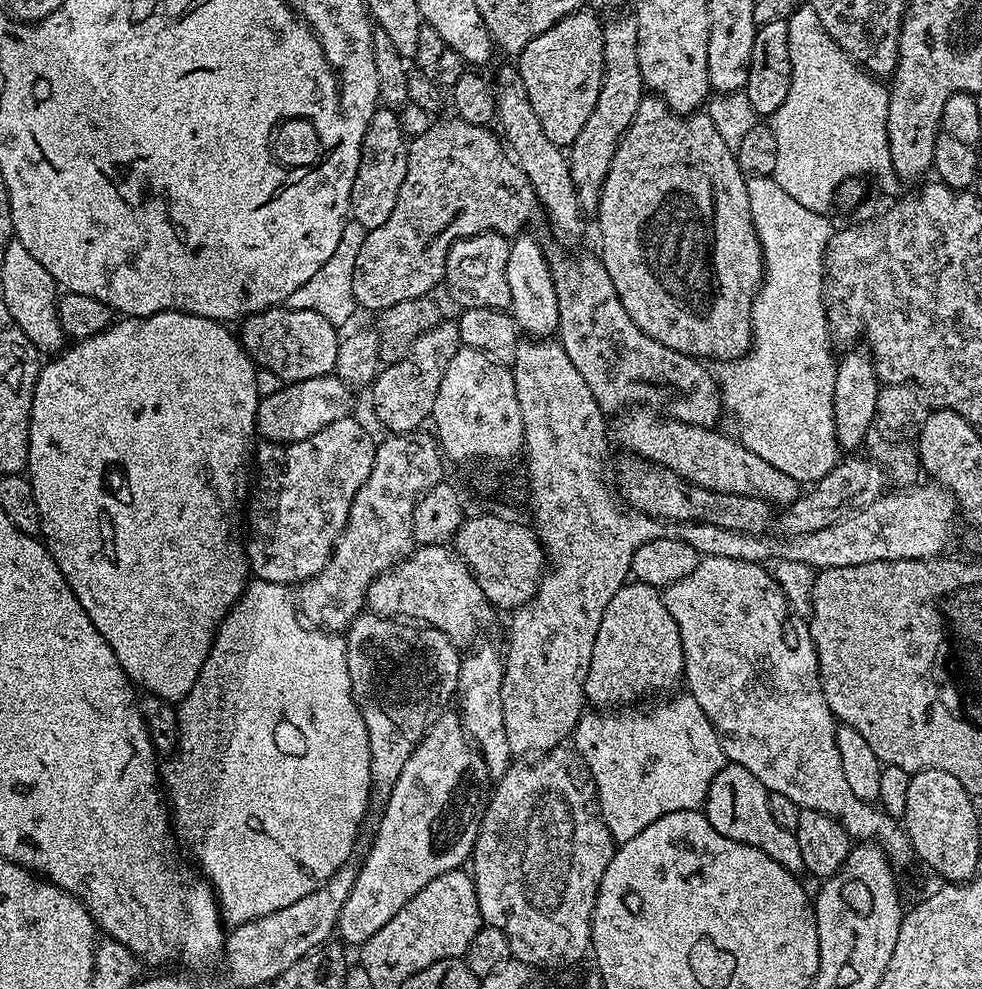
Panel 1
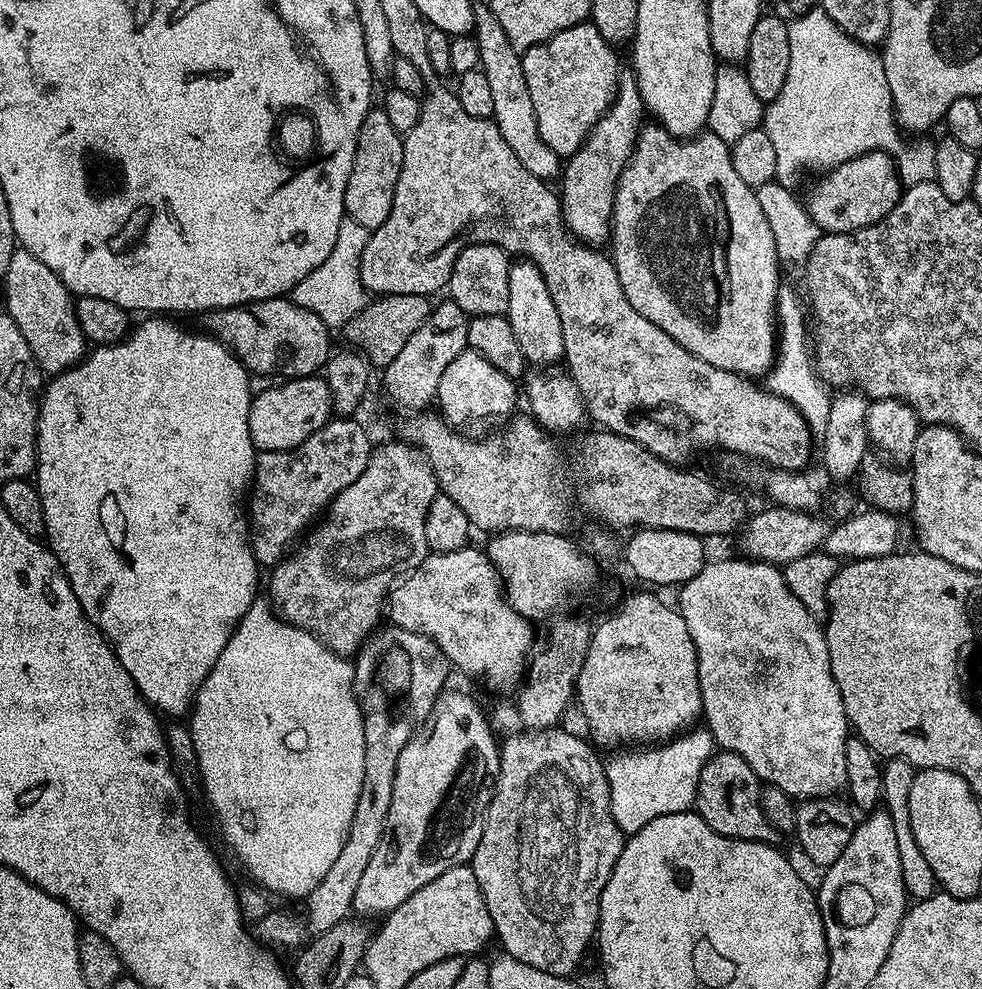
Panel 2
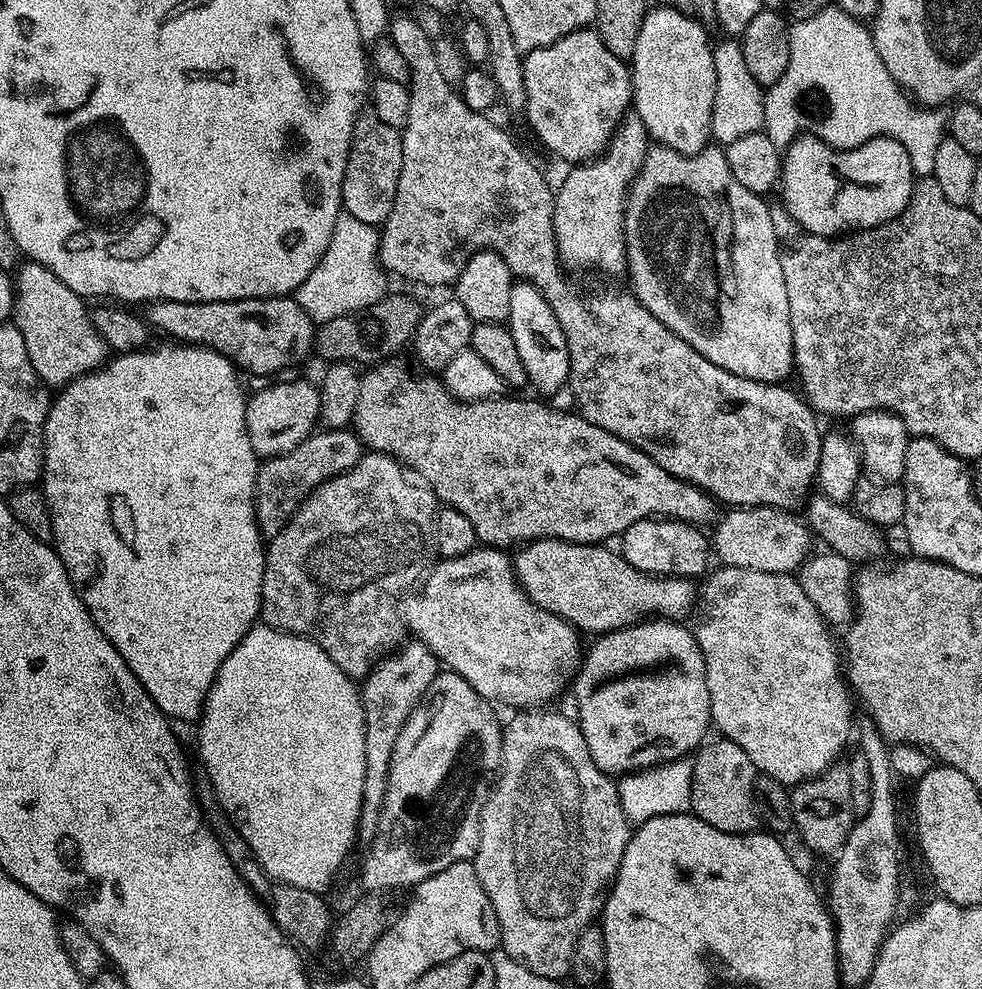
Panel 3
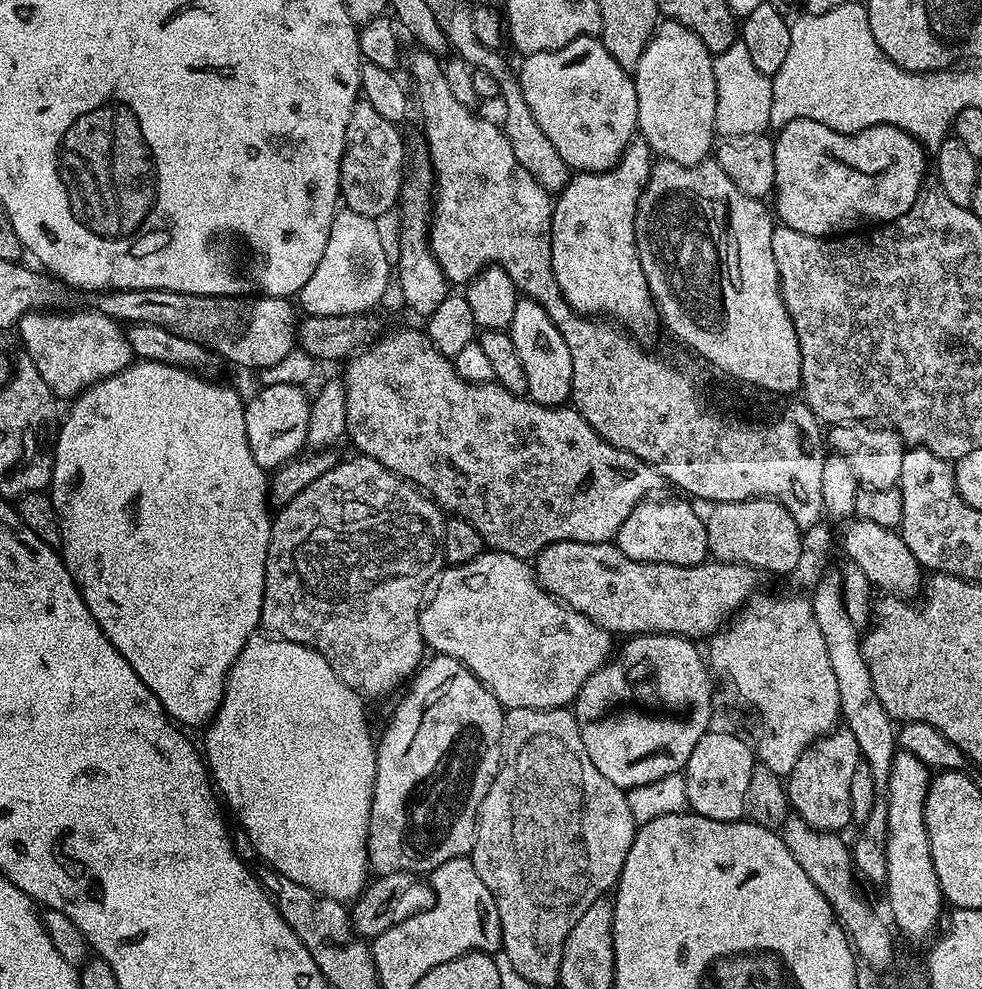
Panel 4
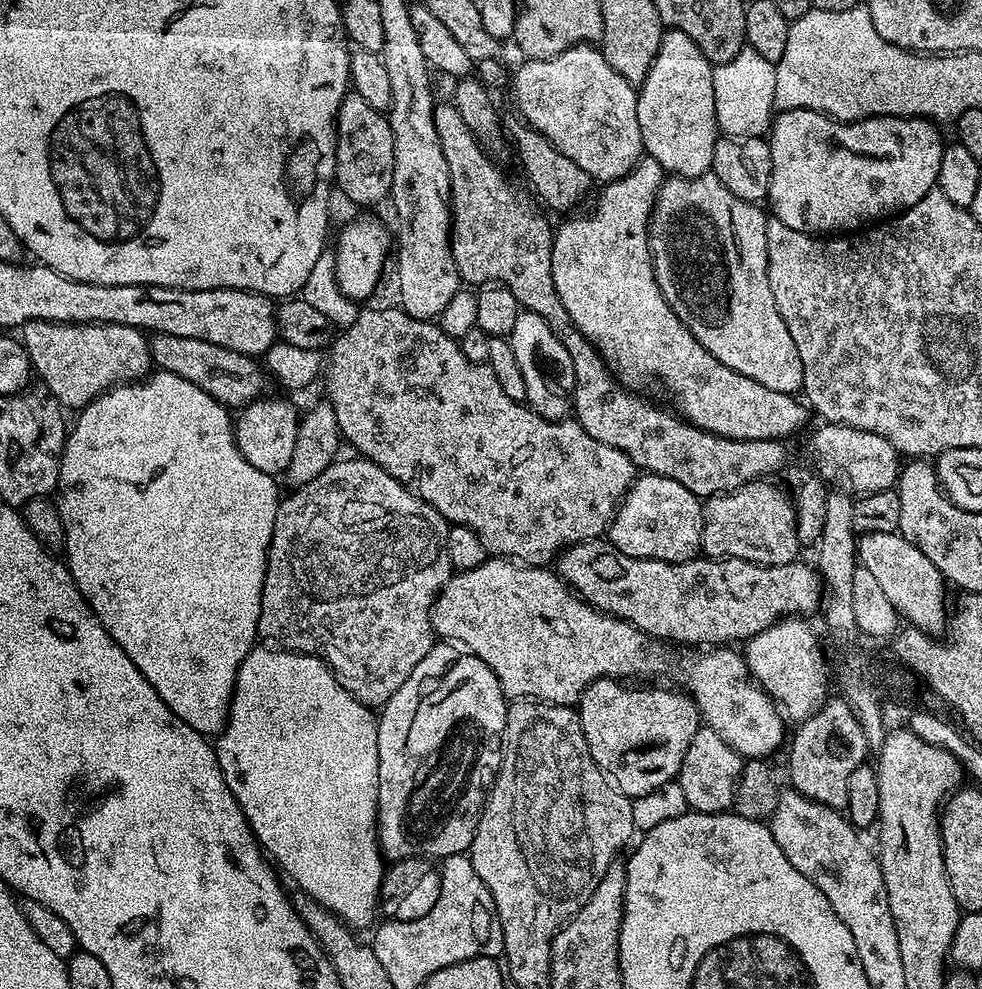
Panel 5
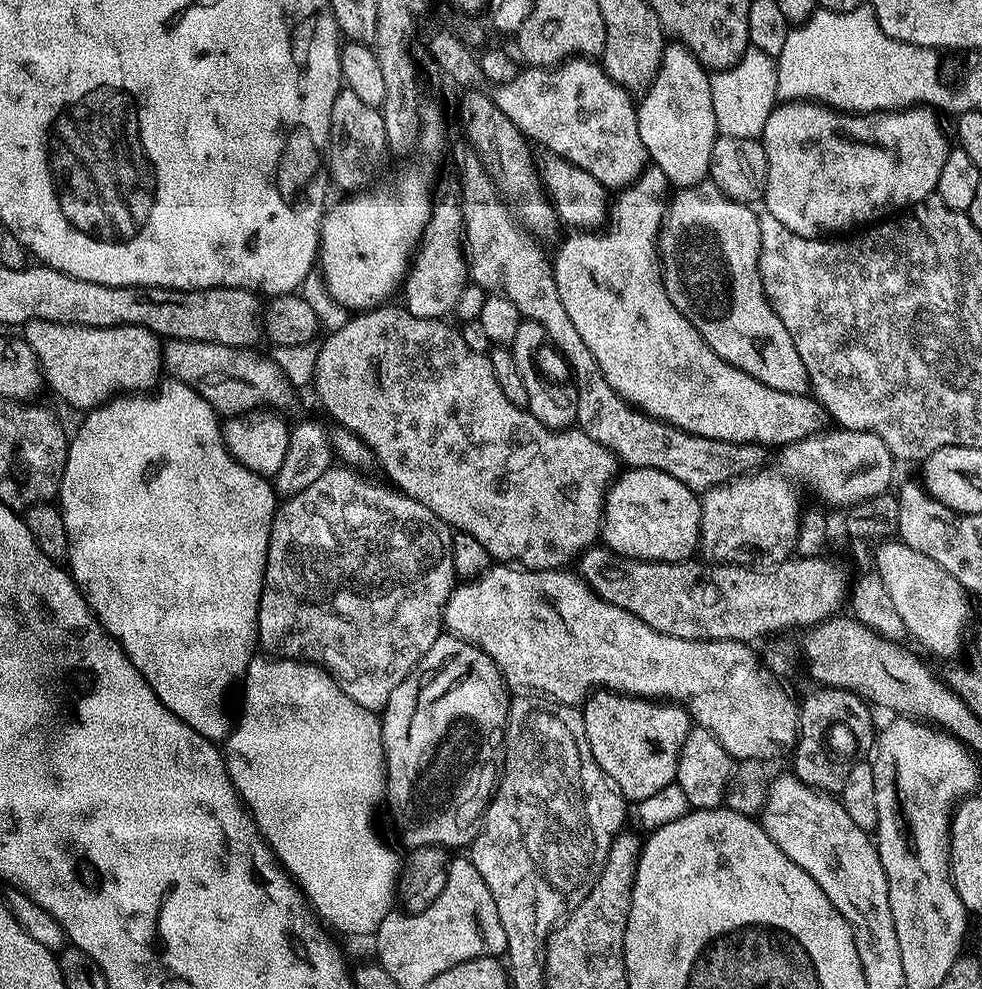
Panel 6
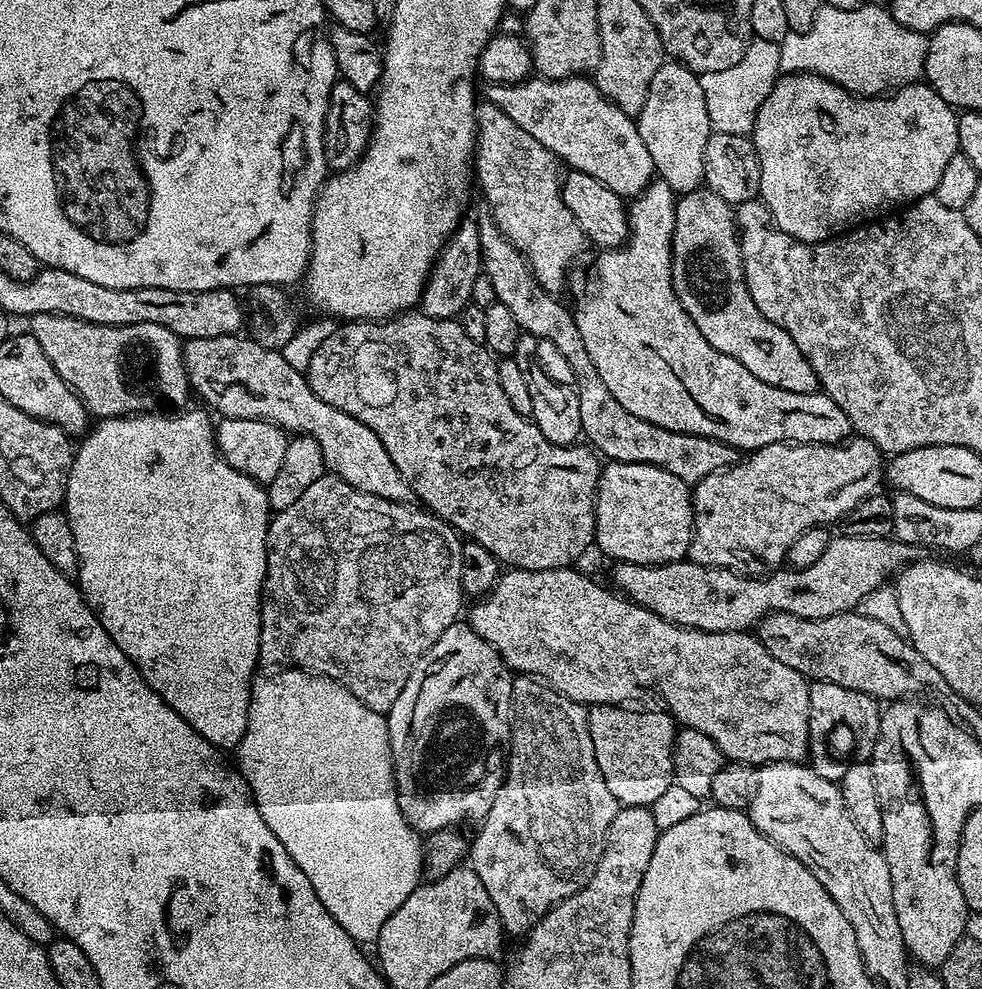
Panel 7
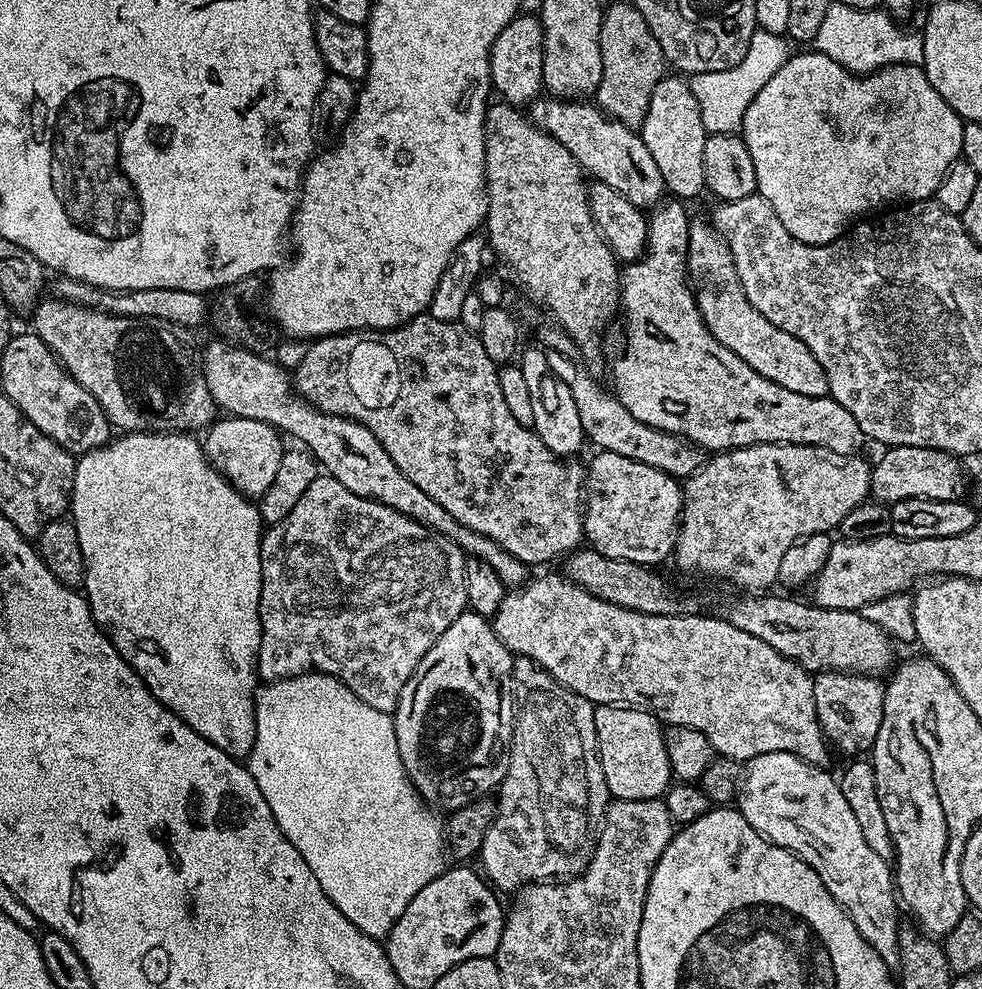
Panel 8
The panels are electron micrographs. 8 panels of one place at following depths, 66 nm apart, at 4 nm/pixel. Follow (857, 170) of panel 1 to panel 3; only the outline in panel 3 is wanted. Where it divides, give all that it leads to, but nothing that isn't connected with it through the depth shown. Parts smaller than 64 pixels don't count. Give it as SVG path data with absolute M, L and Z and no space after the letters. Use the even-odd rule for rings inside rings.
M829 6L822 9L818 14L814 14L805 20L795 21L795 23L791 25L790 62L786 62L786 74L782 74L782 78L778 78L778 82L773 84L772 87L767 89L764 93L764 123L762 125L762 130L768 135L770 142L774 142L774 146L781 150L787 149L788 145L801 134L817 136L819 140L826 142L831 148L837 150L857 148L879 136L889 136L898 142L902 142L906 154L910 154L913 173L915 173L917 177L923 178L932 175L932 171L934 170L934 154L938 150L940 143L946 138L946 116L943 111L935 108L914 106L908 93L901 88L898 82L894 82L894 78L890 74L890 70L886 70L886 65L883 64L882 58L878 58L878 50L872 41L871 31L869 31L861 21L855 20L854 17L850 14L846 14L842 9Z

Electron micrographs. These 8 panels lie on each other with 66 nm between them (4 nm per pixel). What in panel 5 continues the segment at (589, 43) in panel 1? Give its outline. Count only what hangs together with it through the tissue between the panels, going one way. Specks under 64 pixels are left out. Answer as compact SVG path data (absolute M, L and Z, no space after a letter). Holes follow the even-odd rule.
M579 44L562 54L558 54L552 60L525 59L523 63L524 65L517 72L513 71L511 73L510 89L512 88L512 100L516 103L517 110L520 111L517 113L519 113L525 122L536 130L538 134L542 134L548 139L554 148L557 148L562 154L566 154L566 158L570 158L570 162L575 162L582 170L586 170L586 174L590 174L593 181L607 182L609 180L620 180L624 176L628 176L632 167L639 162L640 157L645 155L644 143L642 142L642 130L638 126L638 102L636 101L638 92L633 84L626 82L626 78L622 78L610 66L610 62L606 62L603 51L599 47L591 44Z

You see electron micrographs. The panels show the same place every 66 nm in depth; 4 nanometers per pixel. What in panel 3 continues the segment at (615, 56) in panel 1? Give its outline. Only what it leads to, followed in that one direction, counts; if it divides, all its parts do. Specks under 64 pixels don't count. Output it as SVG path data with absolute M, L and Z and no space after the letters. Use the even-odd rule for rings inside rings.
M629 114L617 126L616 132L612 135L612 141L596 159L567 169L568 173L565 174L560 189L557 187L554 192L556 201L552 223L556 235L556 249L565 269L596 267L600 272L623 273L625 271L628 259L624 241L624 204L628 201L628 189L634 182L649 147L650 137L642 118Z

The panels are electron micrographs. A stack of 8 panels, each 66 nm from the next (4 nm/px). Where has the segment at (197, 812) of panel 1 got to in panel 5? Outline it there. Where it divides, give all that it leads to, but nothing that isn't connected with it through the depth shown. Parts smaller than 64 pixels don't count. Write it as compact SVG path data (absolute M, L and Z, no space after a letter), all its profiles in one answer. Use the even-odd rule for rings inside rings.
M256 646L238 670L228 722L214 747L222 778L226 778L226 786L248 819L261 849L292 875L303 895L319 902L349 928L366 927L378 916L386 875L376 823L377 713L351 696L318 657Z

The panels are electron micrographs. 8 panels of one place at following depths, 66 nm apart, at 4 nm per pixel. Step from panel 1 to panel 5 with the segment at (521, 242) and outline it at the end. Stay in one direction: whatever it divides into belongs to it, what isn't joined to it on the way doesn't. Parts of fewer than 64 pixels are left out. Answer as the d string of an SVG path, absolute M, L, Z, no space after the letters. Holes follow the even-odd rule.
M521 310L518 314L518 322L514 322L514 330L506 337L510 342L510 346L514 350L515 356L518 358L518 366L522 370L522 378L526 382L526 403L529 408L533 408L535 412L542 418L547 420L566 420L573 415L572 406L572 390L570 387L569 377L560 368L556 368L556 364L552 360L547 360L540 352L557 352L563 353L564 347L562 342L558 342L558 338L554 334L554 330L550 330L550 326L546 322L546 318L533 312Z

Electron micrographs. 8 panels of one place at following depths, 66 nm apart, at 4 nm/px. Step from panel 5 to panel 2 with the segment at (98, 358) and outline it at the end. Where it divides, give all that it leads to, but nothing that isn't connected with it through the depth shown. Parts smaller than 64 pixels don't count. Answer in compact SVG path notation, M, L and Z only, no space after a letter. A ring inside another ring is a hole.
M17 247L2 280L3 307L8 316L14 318L18 330L22 330L22 338L26 338L26 346L30 346L30 354L34 354L41 373L59 374L76 367L86 355L86 341L83 330L78 326L73 293L69 292L58 274L54 274L46 262L38 262L38 258L25 248Z

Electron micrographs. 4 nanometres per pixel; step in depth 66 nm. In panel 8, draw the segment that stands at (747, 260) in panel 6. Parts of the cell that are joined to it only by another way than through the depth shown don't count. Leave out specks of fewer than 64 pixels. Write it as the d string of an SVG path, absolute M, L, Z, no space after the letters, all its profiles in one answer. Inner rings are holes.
M693 219L688 225L688 282L696 297L696 309L702 314L710 334L722 342L750 370L762 374L762 378L770 378L778 386L786 386L786 390L794 390L794 394L806 394L810 398L828 395L828 379L814 354L794 338L794 334L786 334L786 330L778 330L770 318L762 318L754 306L750 306L750 298L742 290L738 282L738 269L734 266L734 254L730 254L730 246L718 234L718 230L707 219Z

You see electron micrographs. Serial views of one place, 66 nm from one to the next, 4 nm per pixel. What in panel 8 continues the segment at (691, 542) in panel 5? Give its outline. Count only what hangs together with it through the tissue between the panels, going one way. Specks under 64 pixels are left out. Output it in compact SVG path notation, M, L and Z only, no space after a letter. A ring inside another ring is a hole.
M597 451L595 455L586 464L584 540L595 552L606 558L660 566L667 556L669 559L673 555L676 547L676 530L680 527L680 512L684 508L681 481L654 466L634 462L634 458L622 458L622 454Z

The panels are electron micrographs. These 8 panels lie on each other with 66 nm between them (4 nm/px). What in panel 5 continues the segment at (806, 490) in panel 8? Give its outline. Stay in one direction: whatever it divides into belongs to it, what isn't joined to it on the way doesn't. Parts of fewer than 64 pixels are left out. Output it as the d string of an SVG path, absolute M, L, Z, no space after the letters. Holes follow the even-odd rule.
M827 422L819 425L821 428L812 436L812 460L815 471L821 480L831 482L839 486L843 491L849 494L863 494L866 492L881 492L887 488L893 487L898 480L898 453L886 438L882 438L873 432L851 428L845 424L830 424ZM757 478L751 484L743 484L733 492L722 492L719 496L707 497L704 504L704 542L702 552L708 558L742 558L746 562L755 564L791 564L797 559L796 551L802 548L800 539L796 536L796 509L787 491L779 492L772 484L767 484L767 479Z

